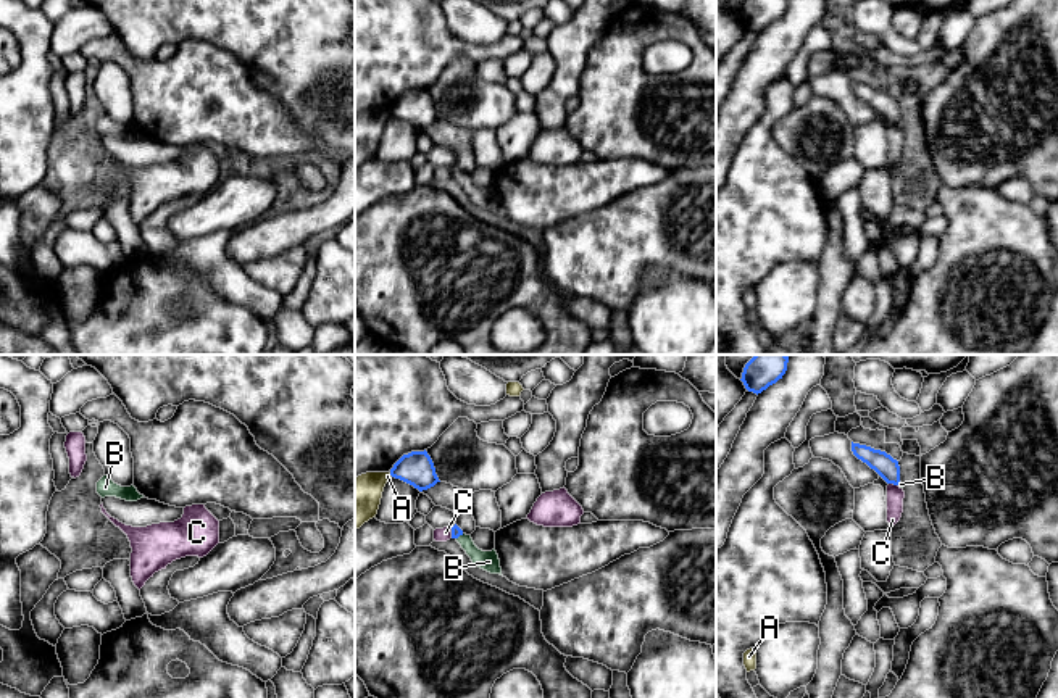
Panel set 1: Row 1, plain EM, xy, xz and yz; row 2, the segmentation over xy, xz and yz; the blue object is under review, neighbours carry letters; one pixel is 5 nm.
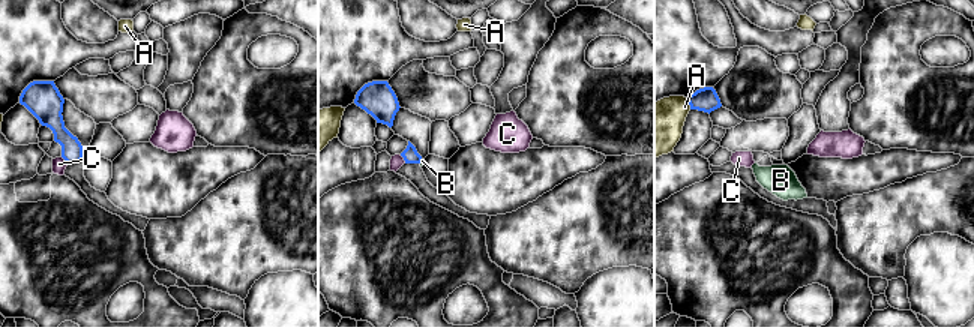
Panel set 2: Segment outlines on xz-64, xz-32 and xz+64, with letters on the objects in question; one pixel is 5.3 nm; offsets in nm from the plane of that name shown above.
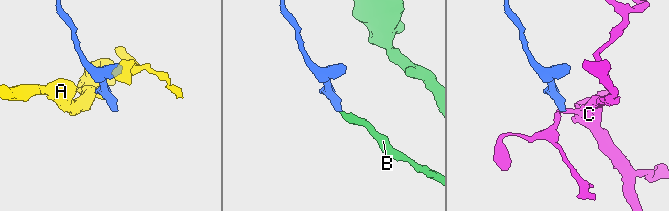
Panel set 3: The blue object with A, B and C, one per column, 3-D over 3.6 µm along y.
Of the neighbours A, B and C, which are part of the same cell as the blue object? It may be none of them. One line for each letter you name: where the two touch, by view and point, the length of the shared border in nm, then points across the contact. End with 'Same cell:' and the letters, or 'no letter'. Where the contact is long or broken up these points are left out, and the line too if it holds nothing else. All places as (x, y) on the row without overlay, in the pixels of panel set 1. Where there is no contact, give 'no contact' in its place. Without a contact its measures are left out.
B: xz (460, 173) | 50 nm | across xz (455, 170), (460, 173), (483, 199), (489, 200)
Same cell: B

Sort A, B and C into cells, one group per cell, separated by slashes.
A / B / C

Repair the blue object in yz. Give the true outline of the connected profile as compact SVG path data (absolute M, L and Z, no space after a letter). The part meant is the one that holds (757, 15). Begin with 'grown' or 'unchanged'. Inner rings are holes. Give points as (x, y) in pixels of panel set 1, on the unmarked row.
unchanged; M748 0L742 11L742 21L748 31L761 32L776 23L787 10L789 0Z

